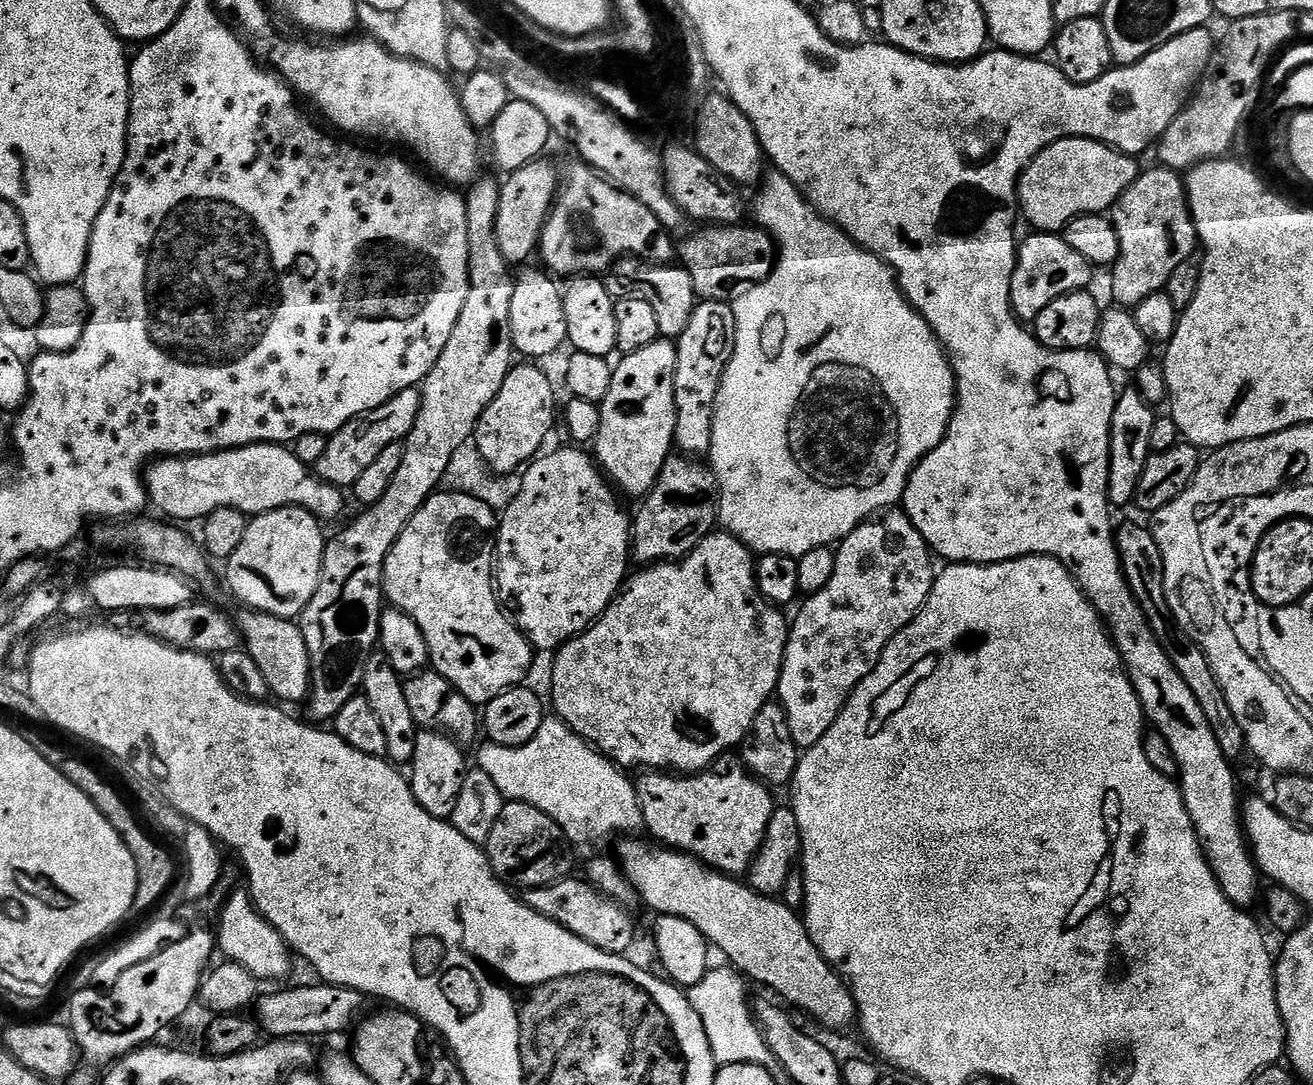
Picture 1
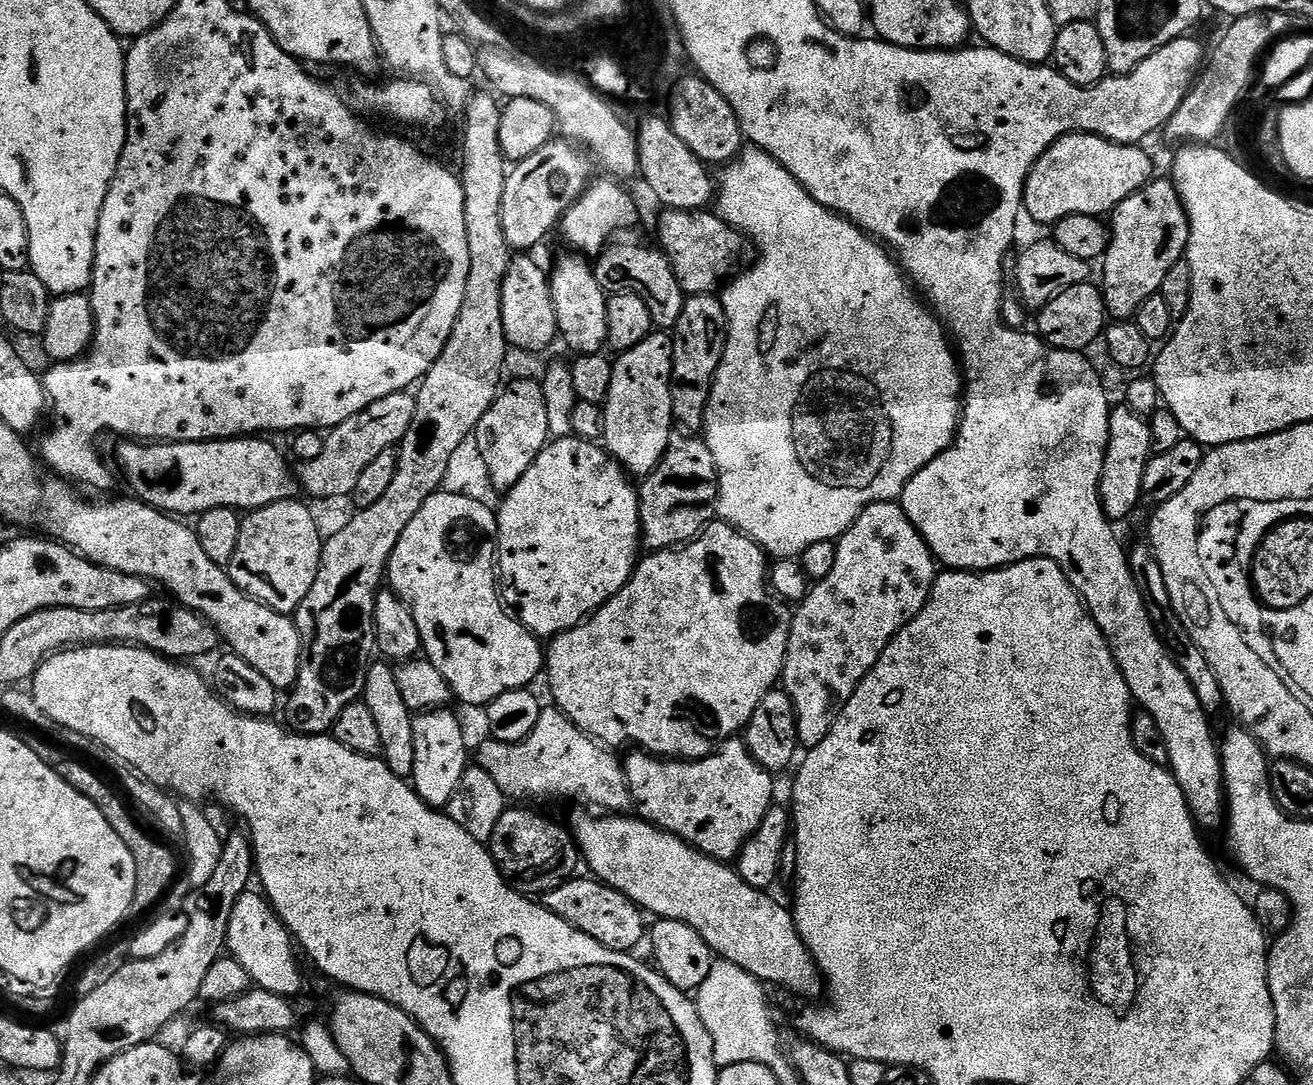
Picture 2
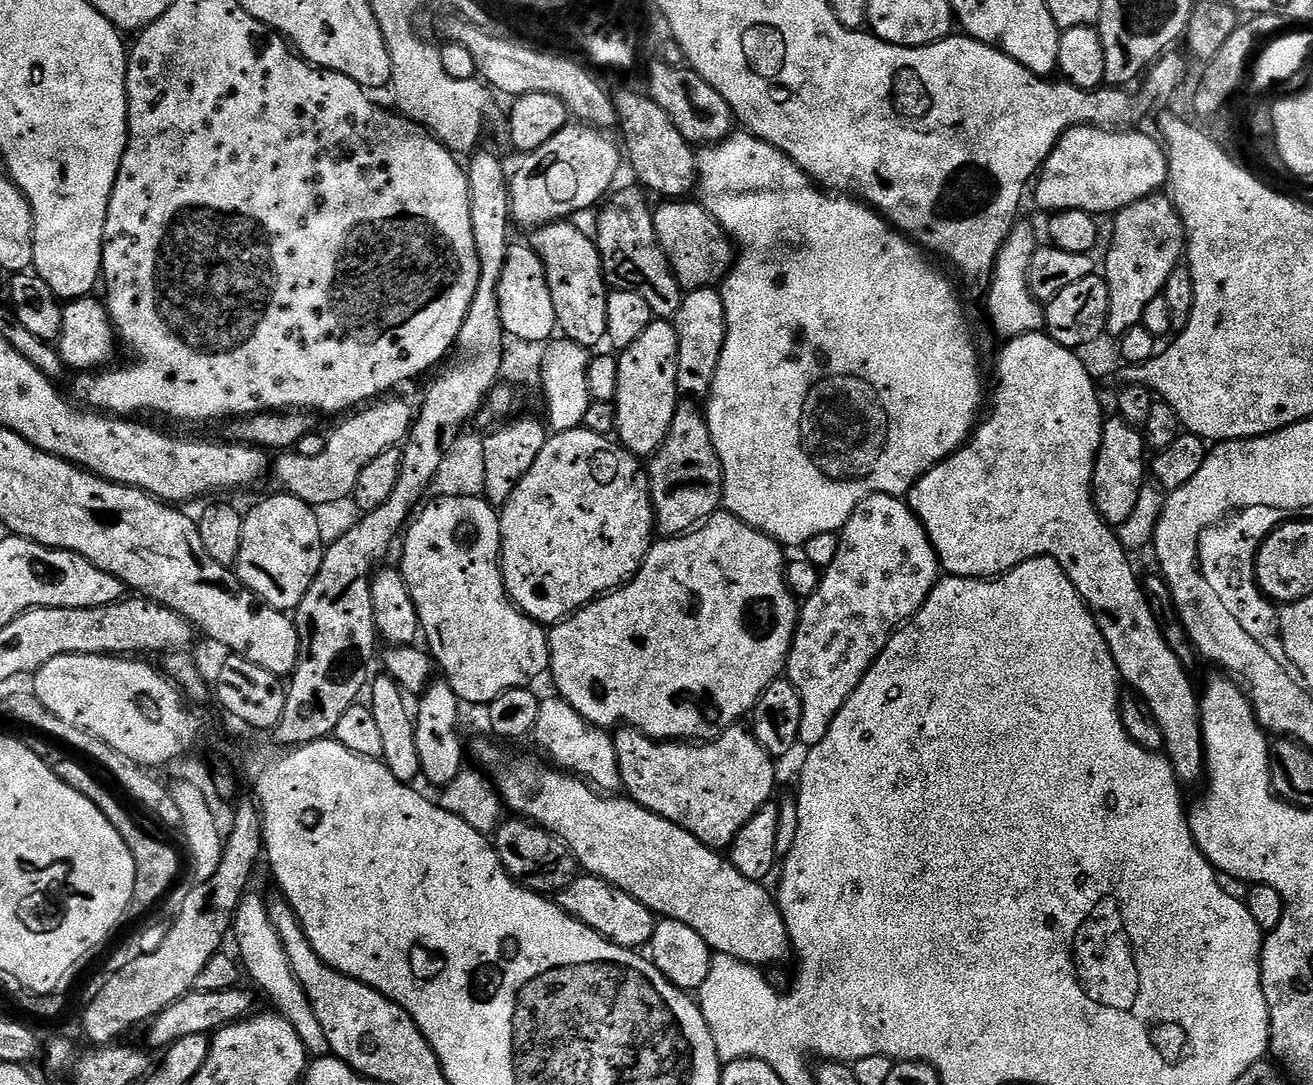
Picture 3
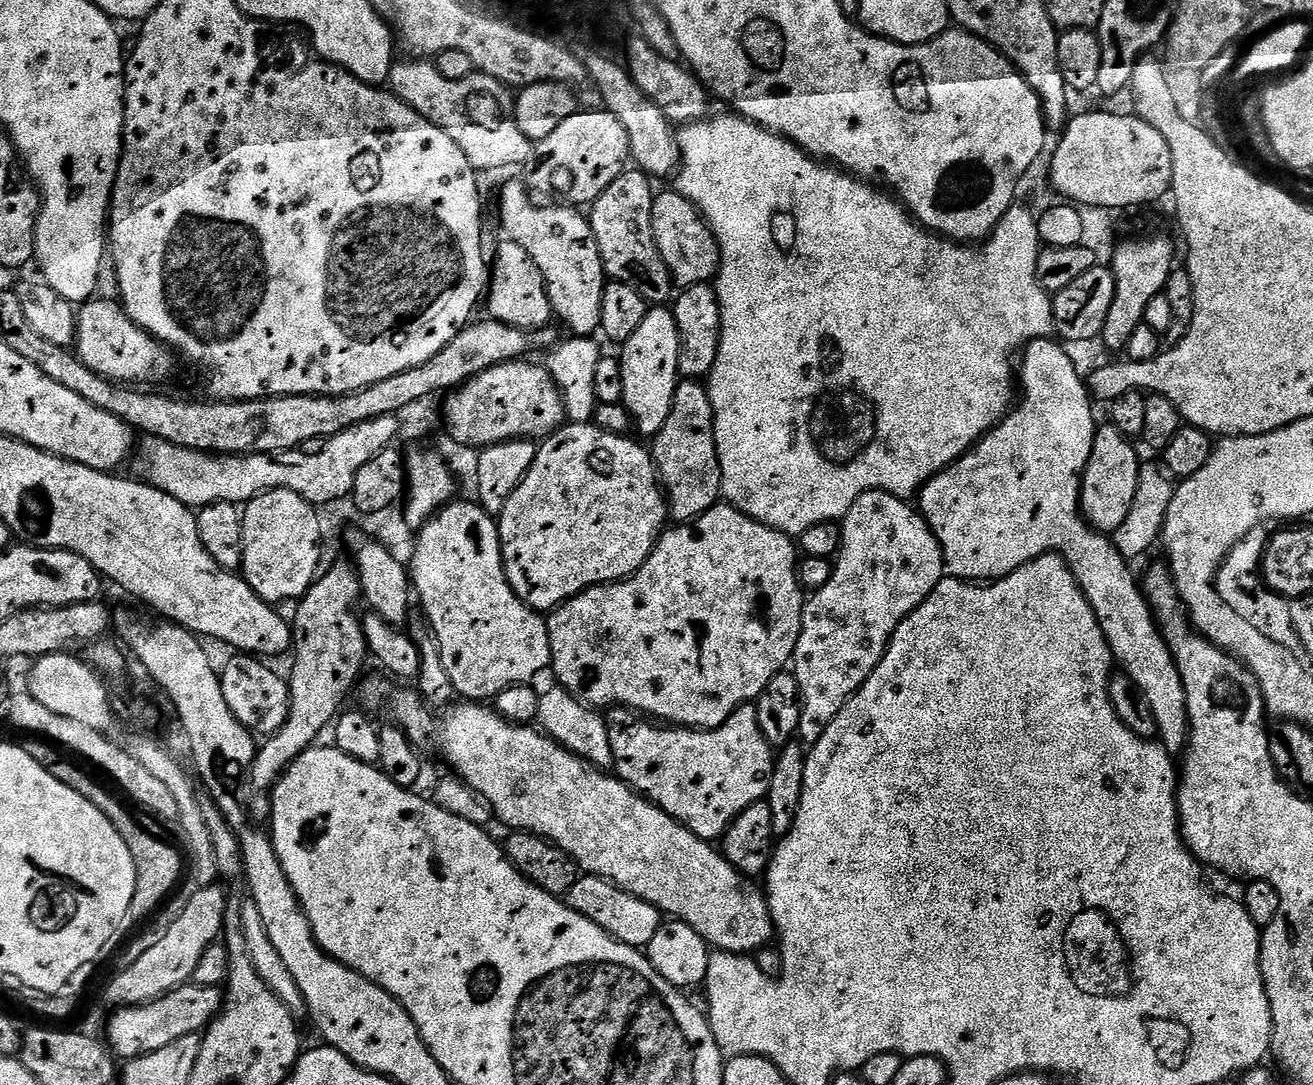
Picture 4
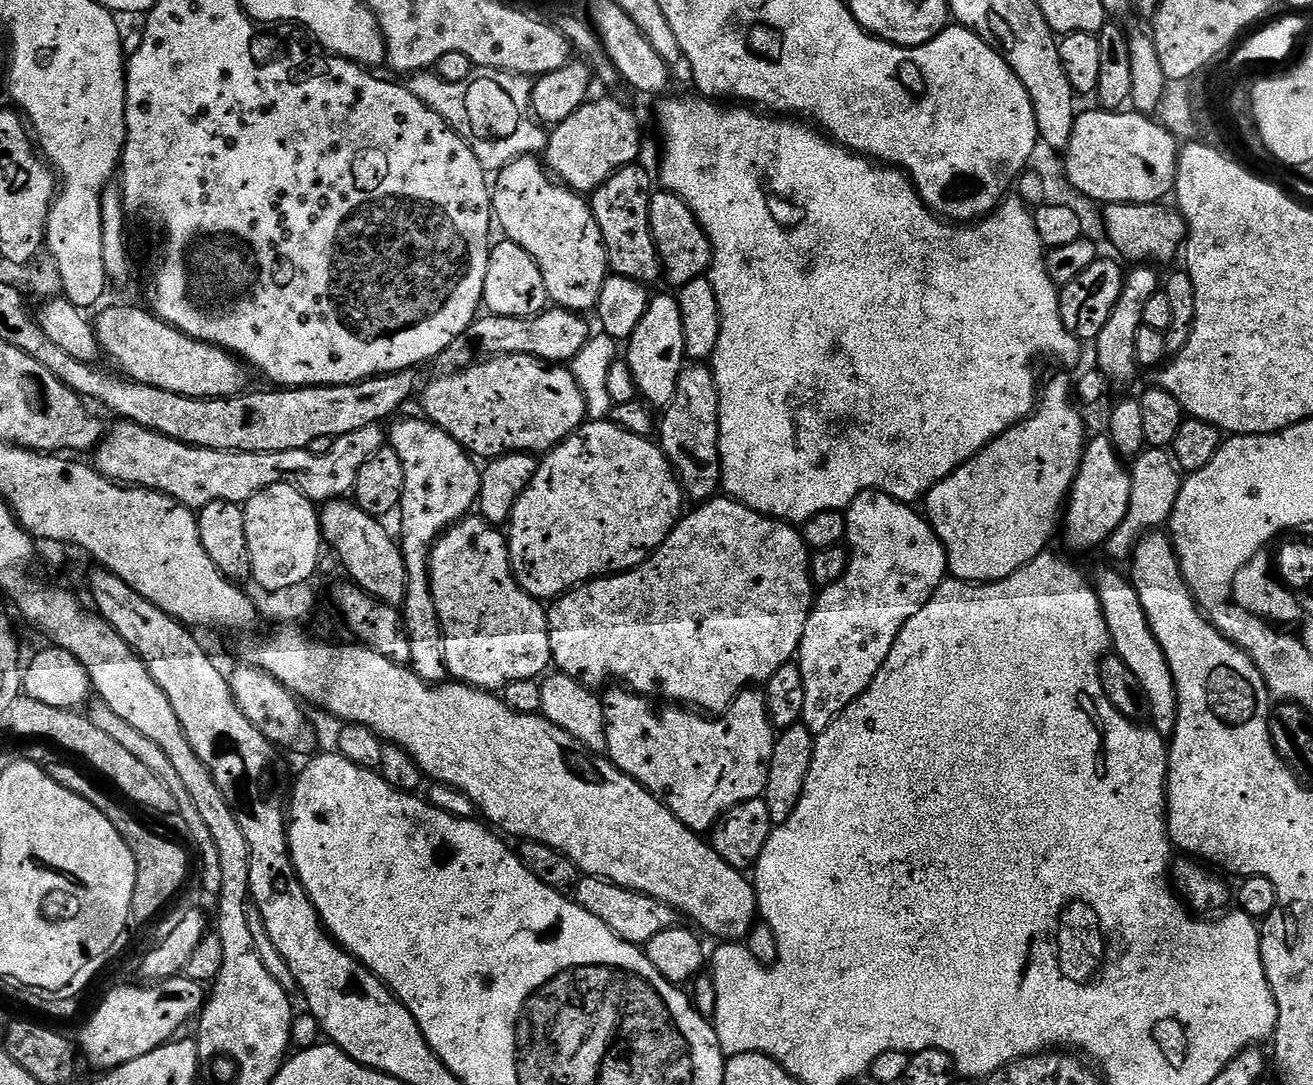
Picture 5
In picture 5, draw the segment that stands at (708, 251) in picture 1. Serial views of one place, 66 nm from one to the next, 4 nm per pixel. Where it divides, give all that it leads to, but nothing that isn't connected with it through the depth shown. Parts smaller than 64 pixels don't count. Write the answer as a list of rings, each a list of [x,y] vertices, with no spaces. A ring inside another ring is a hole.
[[[653,191],[650,198],[650,230],[654,238],[656,252],[660,255],[663,279],[678,290],[690,282],[701,279],[711,269],[712,247],[696,215],[672,192]]]

